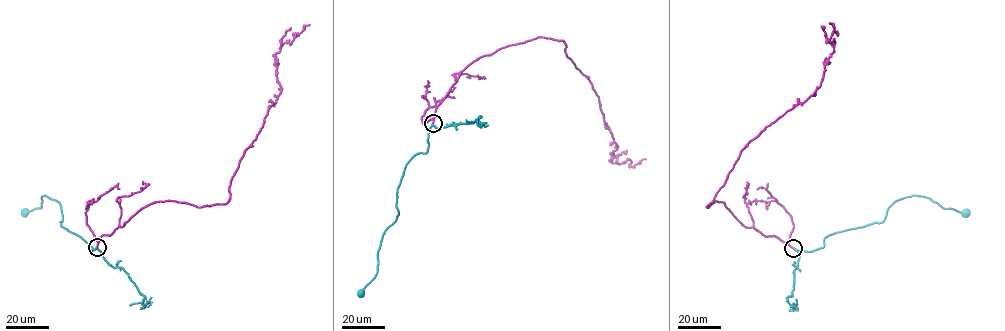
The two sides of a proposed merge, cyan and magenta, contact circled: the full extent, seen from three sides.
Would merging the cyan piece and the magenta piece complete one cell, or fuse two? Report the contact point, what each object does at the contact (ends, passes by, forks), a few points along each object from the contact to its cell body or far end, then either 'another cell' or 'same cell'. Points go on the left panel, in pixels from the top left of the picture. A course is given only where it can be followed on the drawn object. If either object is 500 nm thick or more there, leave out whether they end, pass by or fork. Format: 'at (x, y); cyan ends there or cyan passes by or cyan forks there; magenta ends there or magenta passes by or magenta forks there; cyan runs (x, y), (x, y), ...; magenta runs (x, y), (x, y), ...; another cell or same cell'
at (97, 247); cyan ends there; magenta ends there; cyan runs (97, 247), (91, 250), (85, 240), (61, 226), (60, 204), (45, 195), (41, 197), (41, 208), (26, 213); magenta runs (97, 247), (102, 235), (157, 201), (197, 207), (229, 200), (239, 161), (281, 90), (274, 55), (309, 24); same cell

